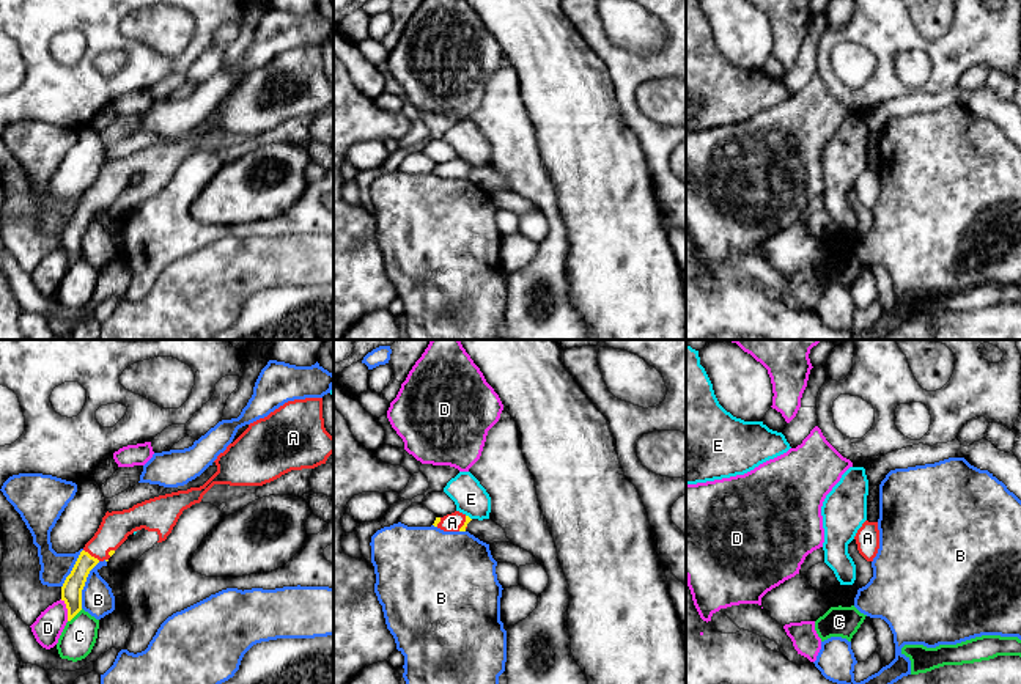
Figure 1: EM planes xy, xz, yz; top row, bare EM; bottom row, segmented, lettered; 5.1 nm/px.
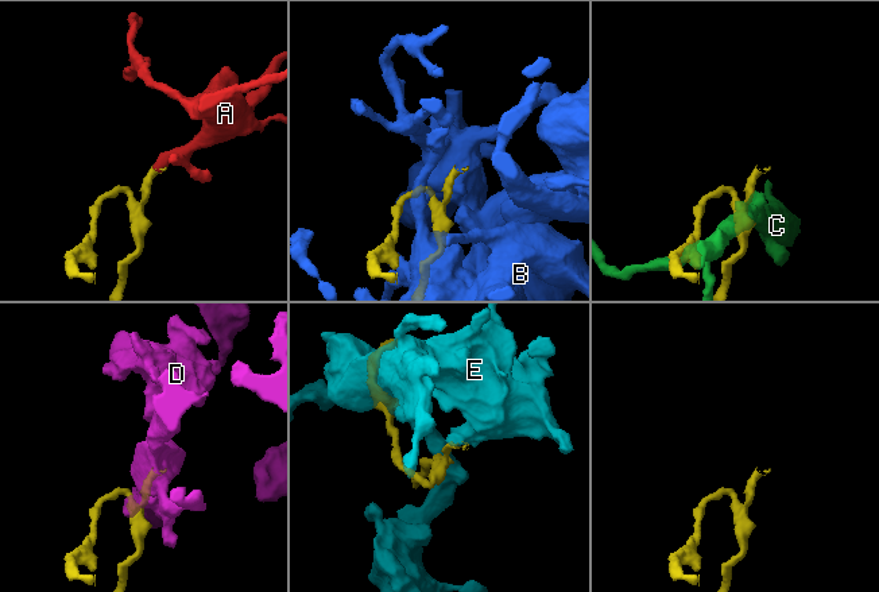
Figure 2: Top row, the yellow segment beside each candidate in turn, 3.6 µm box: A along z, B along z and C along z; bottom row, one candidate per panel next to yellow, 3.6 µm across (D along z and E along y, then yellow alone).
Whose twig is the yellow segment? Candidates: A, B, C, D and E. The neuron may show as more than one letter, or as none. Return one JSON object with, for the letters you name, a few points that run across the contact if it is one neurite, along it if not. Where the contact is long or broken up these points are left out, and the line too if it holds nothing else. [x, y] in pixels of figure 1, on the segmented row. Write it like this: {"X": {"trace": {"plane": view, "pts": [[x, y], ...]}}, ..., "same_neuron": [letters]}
{"A": {"trace": {"plane": "xy", "pts": [[71, 592], [90, 555], [117, 525]]}}, "same_neuron": ["A"]}

